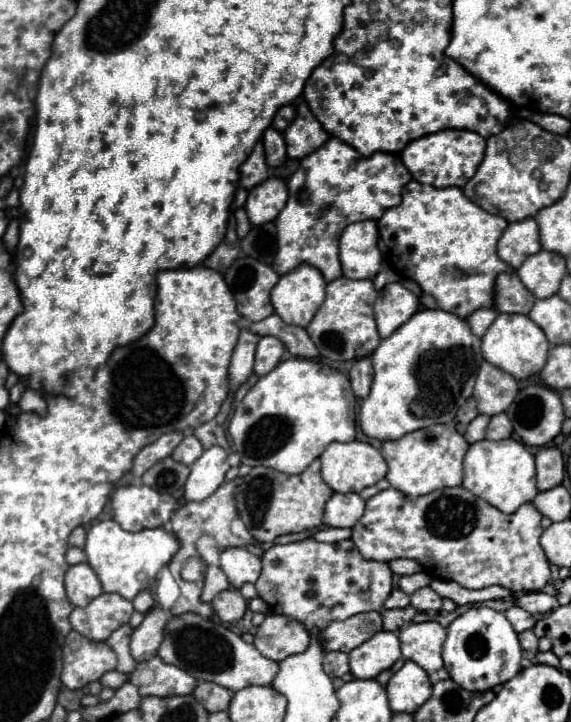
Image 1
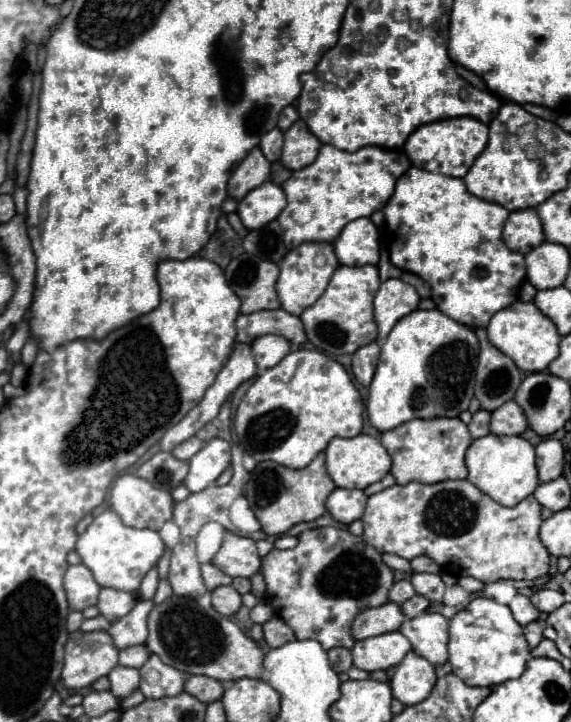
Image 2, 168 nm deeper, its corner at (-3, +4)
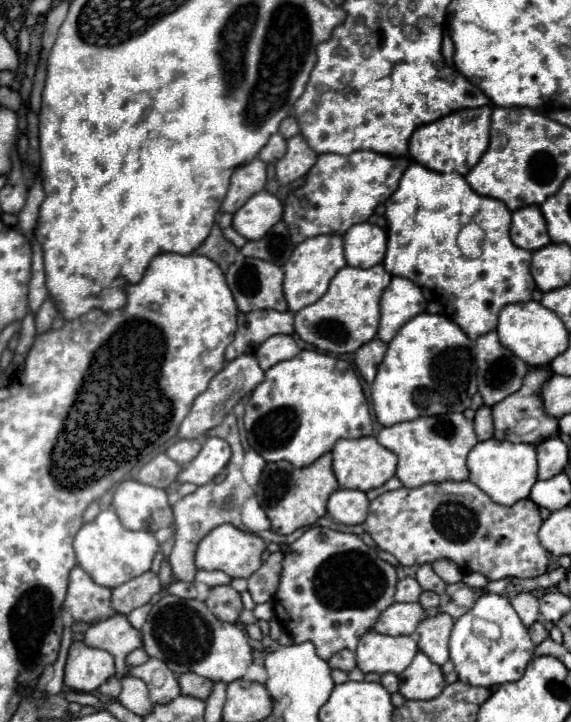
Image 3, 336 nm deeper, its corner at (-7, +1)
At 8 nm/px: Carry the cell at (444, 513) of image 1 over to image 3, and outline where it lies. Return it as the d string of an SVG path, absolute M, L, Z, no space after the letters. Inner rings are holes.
M470 480L424 484L418 488L398 488L394 492L384 492L370 502L366 518L366 530L374 538L376 546L394 554L402 566L420 566L446 558L458 564L464 574L478 572L488 580L536 578L548 570L548 552L538 540L540 526L540 510L530 498L520 500L514 506L500 506Z

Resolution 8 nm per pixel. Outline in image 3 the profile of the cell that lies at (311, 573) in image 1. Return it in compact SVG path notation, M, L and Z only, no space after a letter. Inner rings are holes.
M312 526L296 542L292 542L282 560L280 586L274 598L274 610L284 626L284 630L294 638L294 642L312 642L320 658L328 660L332 654L348 648L354 650L362 634L372 630L372 624L394 602L396 590L396 568L384 562L374 548L362 542L356 534L344 534L330 528Z

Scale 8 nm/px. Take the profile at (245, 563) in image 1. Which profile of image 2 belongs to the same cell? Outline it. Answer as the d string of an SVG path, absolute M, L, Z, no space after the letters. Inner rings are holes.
M226 531L222 547L212 557L210 563L230 577L252 577L260 569L260 555L256 551L256 541Z

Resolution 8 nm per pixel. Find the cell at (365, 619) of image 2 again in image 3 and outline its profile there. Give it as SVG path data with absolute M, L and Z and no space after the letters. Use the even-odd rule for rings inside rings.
M418 602L412 604L392 604L388 606L374 624L374 632L388 634L388 636L402 636L412 634L420 620L426 618L426 612Z

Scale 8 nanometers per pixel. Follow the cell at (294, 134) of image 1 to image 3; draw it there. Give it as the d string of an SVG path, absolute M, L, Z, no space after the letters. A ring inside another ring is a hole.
M296 134L288 140L288 152L276 162L276 178L282 186L288 186L302 178L316 162L318 154L306 144L302 134Z

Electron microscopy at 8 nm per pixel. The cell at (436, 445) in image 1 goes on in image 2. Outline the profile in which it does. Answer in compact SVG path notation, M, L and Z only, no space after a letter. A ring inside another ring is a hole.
M436 417L436 419L412 419L396 429L384 431L380 437L384 449L392 457L392 475L398 485L412 481L418 483L440 483L446 479L464 479L466 465L464 453L472 443L468 427L460 419Z

